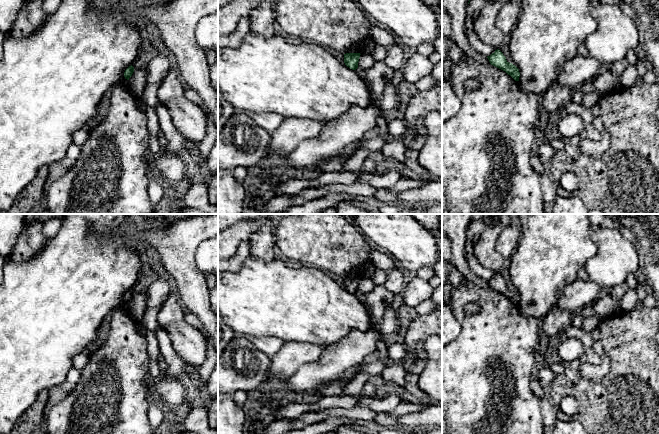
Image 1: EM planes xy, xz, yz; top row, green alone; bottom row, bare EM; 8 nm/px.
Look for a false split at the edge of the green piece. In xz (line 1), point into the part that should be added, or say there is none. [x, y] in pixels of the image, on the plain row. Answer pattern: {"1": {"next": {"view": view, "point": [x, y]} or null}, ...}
{"1": {"next": null}}

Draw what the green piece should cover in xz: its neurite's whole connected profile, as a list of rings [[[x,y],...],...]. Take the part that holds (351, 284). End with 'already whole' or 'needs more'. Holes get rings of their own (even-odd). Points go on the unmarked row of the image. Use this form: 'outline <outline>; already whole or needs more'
outline [[[360,277],[344,278],[345,289],[352,294],[356,294],[358,292],[358,286],[359,286],[360,279],[361,279]]]; already whole

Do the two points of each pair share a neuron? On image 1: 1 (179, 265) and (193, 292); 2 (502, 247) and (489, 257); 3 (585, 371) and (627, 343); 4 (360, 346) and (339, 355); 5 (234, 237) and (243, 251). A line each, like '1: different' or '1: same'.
1: same
2: different
3: different
4: same
5: different

